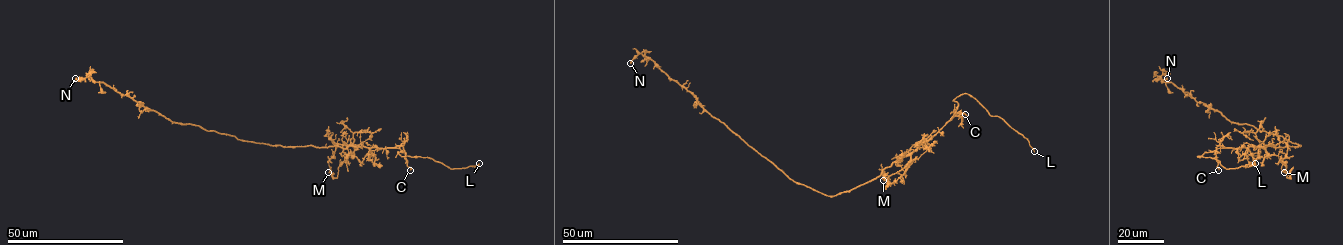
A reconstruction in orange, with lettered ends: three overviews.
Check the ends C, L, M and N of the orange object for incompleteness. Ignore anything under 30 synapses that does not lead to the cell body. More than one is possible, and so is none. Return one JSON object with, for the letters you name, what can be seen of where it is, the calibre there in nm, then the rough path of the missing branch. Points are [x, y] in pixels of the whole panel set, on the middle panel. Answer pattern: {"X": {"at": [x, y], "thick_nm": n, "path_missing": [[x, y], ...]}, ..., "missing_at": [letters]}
{"L": {"at": [1034, 151], "thick_nm": 140, "path_missing": [[1034, 151], [1032, 163], [1029, 164]]}, "missing_at": ["L"]}

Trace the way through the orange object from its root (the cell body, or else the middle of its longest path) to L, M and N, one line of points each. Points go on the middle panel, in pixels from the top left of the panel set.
L: (835, 195), (876, 179), (928, 141), (953, 116), (958, 106), (953, 100), (964, 94), (1021, 134), (1034, 151)
M: (835, 195), (870, 181), (894, 162), (911, 156), (910, 164), (888, 177), (890, 183), (884, 177), (883, 180)
N: (835, 195), (826, 195), (792, 181), (713, 117), (692, 93), (642, 53), (630, 63)

